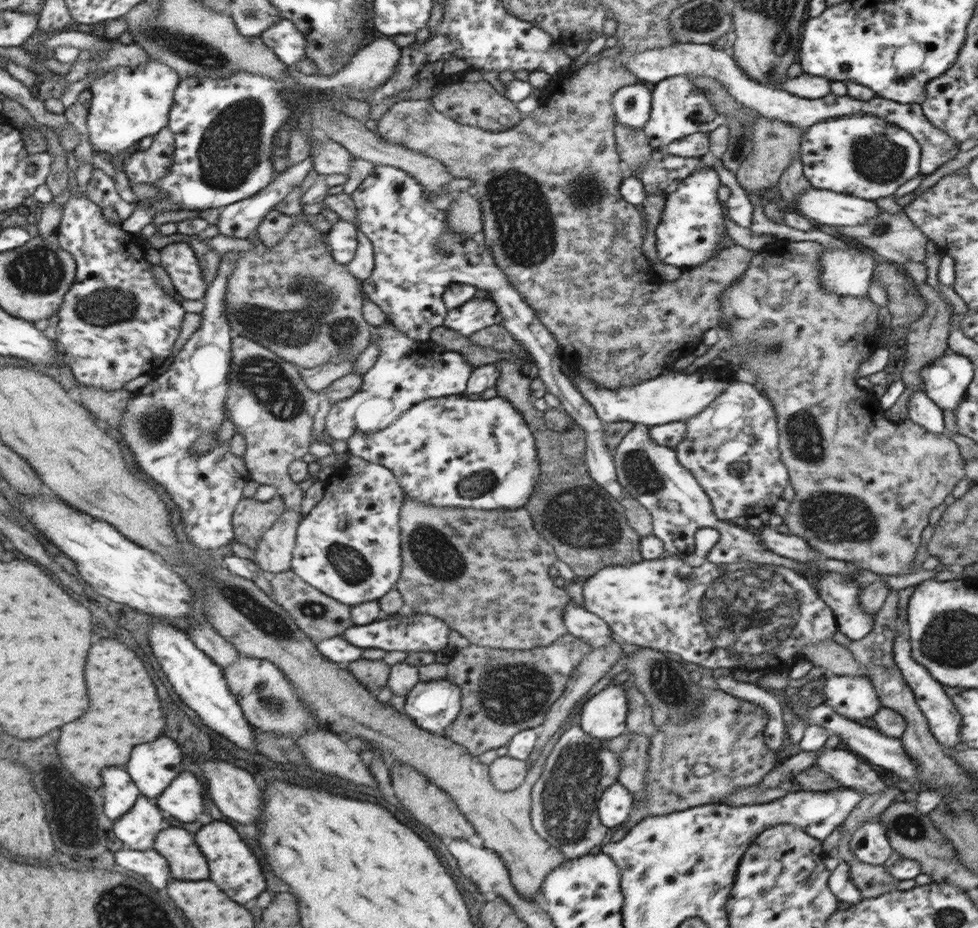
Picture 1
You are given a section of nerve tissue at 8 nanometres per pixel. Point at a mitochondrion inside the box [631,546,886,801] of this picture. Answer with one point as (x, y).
(751, 612)

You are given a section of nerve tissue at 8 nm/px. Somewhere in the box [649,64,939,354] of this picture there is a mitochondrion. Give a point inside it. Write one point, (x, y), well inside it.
(879, 160)

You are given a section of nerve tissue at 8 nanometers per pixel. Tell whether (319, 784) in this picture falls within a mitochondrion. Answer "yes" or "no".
no

